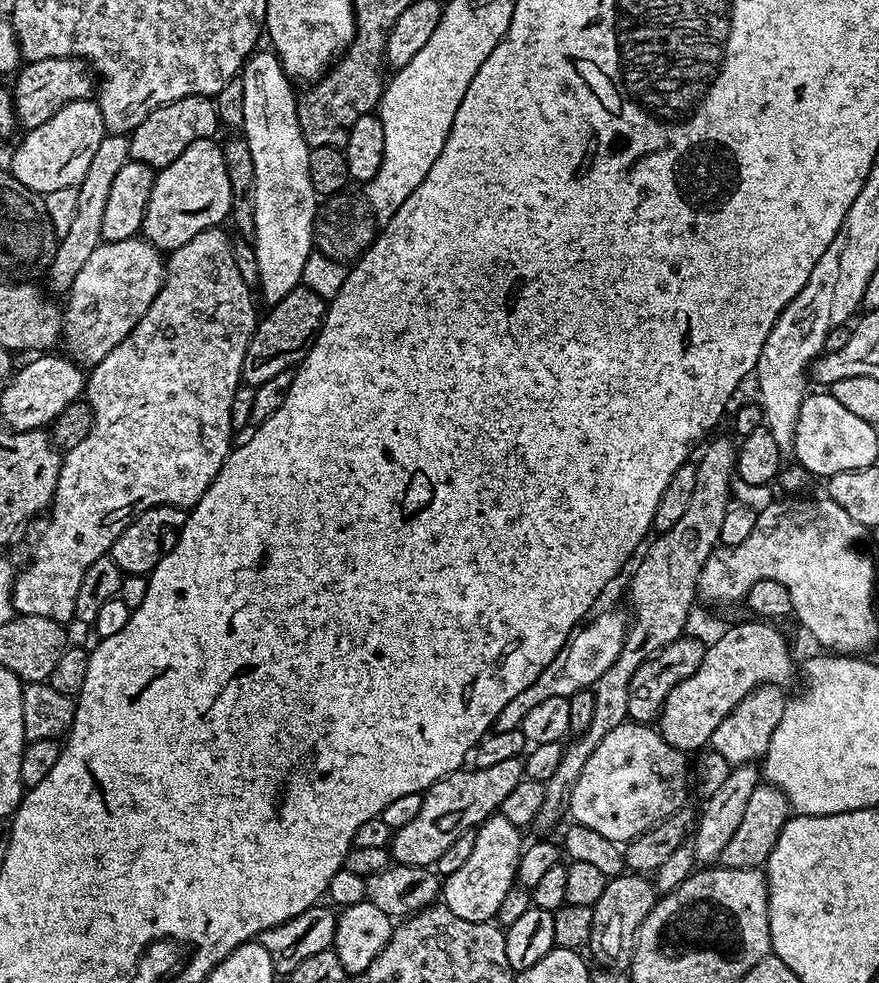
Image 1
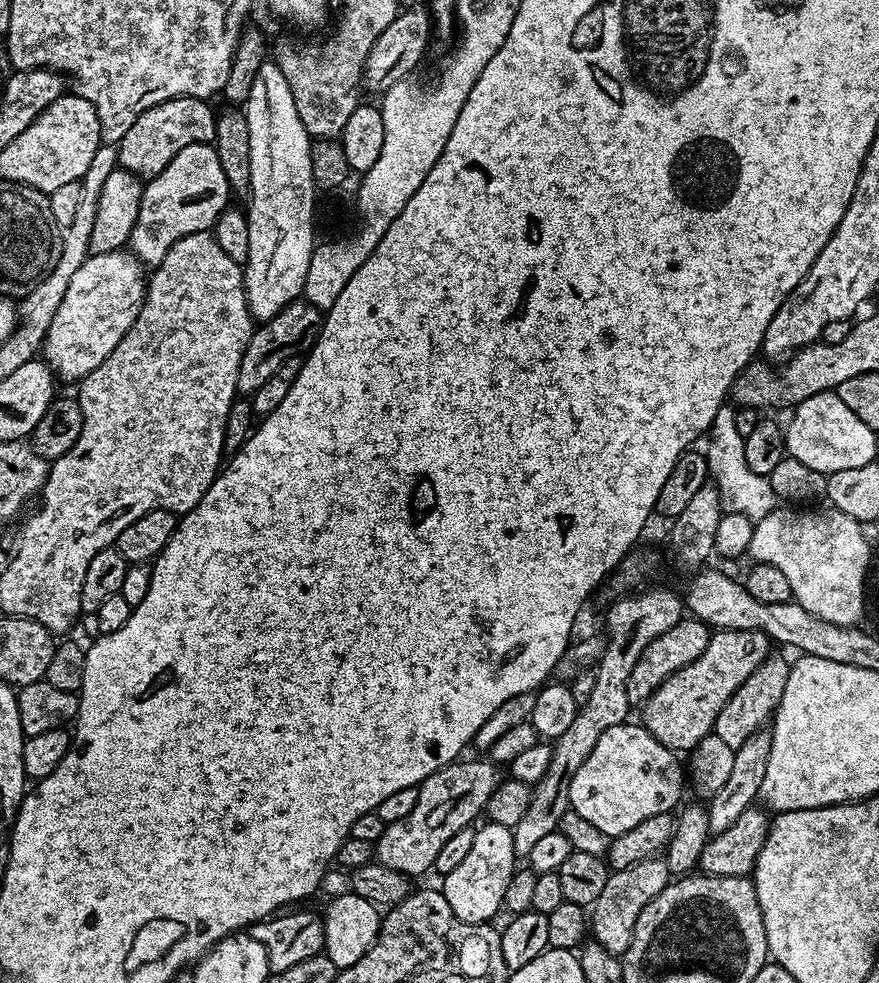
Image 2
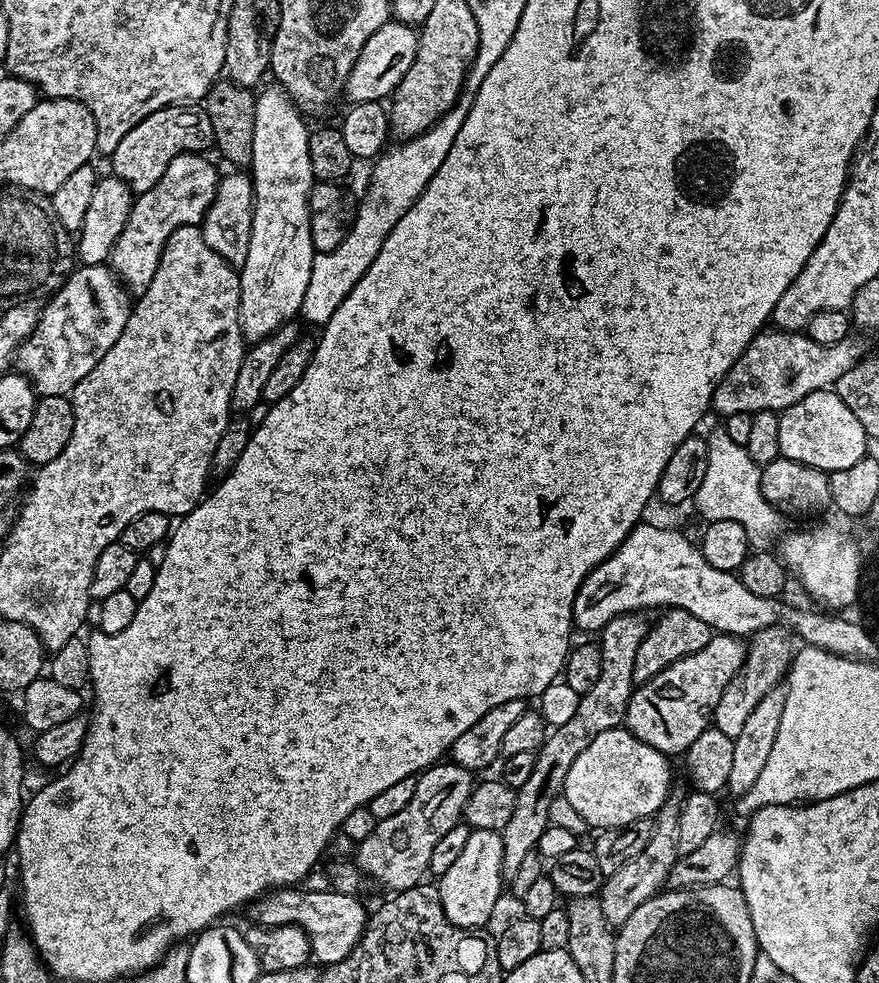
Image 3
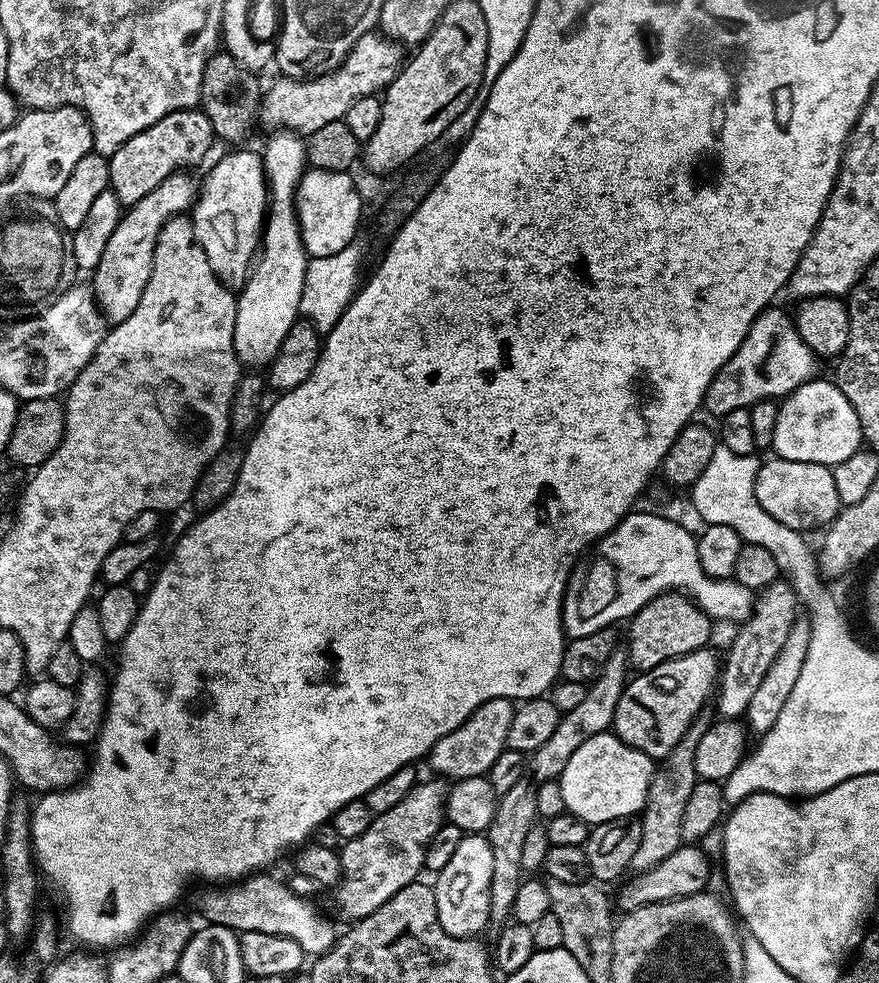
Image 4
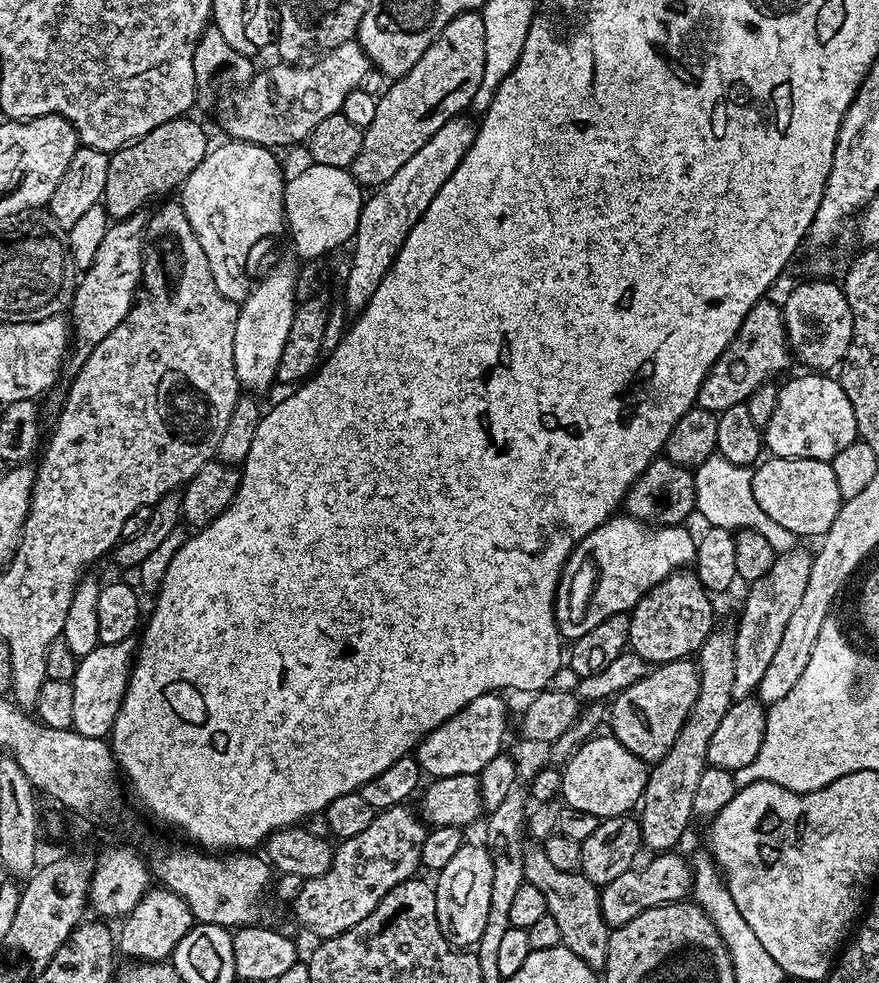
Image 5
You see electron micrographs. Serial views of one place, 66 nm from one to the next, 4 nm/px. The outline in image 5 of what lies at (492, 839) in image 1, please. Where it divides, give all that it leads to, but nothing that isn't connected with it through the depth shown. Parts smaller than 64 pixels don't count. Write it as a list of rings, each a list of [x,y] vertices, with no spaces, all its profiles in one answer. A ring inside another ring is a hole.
[[[466,842],[437,876],[434,887],[438,926],[453,948],[471,949],[480,943],[482,930],[486,930],[486,914],[490,914],[490,881],[494,878],[490,854],[483,843]]]

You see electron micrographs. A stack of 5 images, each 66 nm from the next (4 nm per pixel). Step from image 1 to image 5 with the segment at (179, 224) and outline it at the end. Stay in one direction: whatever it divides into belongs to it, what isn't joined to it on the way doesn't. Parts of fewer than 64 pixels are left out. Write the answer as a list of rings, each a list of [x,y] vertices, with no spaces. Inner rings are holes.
[[[143,215],[128,216],[124,220],[109,223],[94,262],[83,269],[70,305],[70,364],[73,369],[82,367],[86,358],[126,318],[136,298],[140,286],[140,275],[144,269],[144,230],[146,220]]]

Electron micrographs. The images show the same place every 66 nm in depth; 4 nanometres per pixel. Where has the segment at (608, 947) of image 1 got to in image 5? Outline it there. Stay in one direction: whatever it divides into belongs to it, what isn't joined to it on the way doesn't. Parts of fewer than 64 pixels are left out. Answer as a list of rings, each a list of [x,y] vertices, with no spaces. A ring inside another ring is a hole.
[[[713,630],[706,638],[698,653],[700,670],[700,689],[698,698],[682,726],[674,746],[660,760],[651,765],[648,781],[644,787],[643,797],[638,805],[640,821],[640,838],[649,853],[670,852],[677,847],[676,843],[684,836],[688,823],[694,820],[694,793],[698,781],[702,779],[702,770],[709,767],[707,751],[714,730],[721,725],[722,718],[734,701],[734,646],[736,637],[731,631]]]

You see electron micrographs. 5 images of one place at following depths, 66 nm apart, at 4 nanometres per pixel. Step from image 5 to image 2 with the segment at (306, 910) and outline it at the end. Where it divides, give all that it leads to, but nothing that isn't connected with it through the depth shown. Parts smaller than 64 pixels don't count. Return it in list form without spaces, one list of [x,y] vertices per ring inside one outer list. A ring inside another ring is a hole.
[[[461,759],[459,762],[453,762],[445,768],[440,768],[434,774],[430,774],[430,778],[422,781],[418,785],[420,793],[414,810],[410,810],[410,814],[406,814],[406,818],[398,818],[398,822],[385,824],[384,833],[375,842],[375,863],[382,865],[383,868],[398,870],[403,876],[409,878],[420,876],[423,872],[431,873],[438,853],[442,850],[442,845],[450,838],[454,838],[454,834],[458,834],[458,830],[469,827],[473,823],[472,819],[479,812],[481,815],[487,809],[490,798],[498,787],[497,765],[487,759],[484,760]]]

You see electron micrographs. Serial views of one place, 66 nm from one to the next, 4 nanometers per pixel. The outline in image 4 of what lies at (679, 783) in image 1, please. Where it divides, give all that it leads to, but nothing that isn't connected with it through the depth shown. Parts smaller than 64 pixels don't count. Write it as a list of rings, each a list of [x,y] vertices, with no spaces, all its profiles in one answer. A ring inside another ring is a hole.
[[[611,731],[594,734],[594,738],[586,738],[574,754],[570,754],[570,762],[566,762],[566,770],[560,775],[560,789],[565,809],[578,818],[582,818],[589,826],[605,824],[611,820],[627,820],[643,812],[648,801],[648,791],[652,785],[654,773],[653,757],[642,754],[642,750],[634,750],[626,742],[622,742]]]

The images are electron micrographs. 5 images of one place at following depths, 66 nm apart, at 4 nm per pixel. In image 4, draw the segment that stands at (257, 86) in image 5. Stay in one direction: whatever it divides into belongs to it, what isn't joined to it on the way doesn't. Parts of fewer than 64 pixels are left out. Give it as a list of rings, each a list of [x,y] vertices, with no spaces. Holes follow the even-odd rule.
[[[379,31],[367,32],[354,46],[346,58],[332,72],[324,76],[313,76],[311,80],[293,80],[279,78],[268,89],[263,89],[258,100],[258,120],[268,130],[284,130],[306,138],[321,126],[329,122],[343,120],[346,110],[358,102],[358,98],[383,93],[388,84],[400,72],[405,63],[405,53],[400,51],[393,41]]]

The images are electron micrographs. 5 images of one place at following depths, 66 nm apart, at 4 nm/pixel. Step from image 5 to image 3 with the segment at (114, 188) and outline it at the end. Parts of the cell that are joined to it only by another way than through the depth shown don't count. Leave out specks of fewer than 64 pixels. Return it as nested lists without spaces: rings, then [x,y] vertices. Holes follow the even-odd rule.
[[[181,102],[170,104],[162,110],[154,110],[114,150],[110,153],[112,160],[111,175],[117,176],[133,192],[139,194],[150,190],[162,174],[166,174],[166,166],[174,162],[184,152],[197,154],[207,153],[213,147],[214,126],[210,126],[210,118],[205,114],[203,107],[196,102]]]

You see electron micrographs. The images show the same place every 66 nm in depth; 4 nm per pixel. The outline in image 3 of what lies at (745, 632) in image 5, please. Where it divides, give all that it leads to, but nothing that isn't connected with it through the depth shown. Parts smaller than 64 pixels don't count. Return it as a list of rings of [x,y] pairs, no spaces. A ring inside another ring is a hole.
[[[783,626],[763,628],[761,632],[750,637],[746,644],[744,665],[732,679],[730,686],[726,686],[722,698],[718,698],[718,706],[712,715],[712,724],[718,731],[733,738],[738,735],[746,723],[746,718],[750,718],[753,713],[754,706],[758,706],[758,702],[762,702],[762,698],[766,698],[766,694],[770,694],[770,690],[778,687],[787,677],[794,655],[791,639],[793,640],[793,637],[789,629]]]

